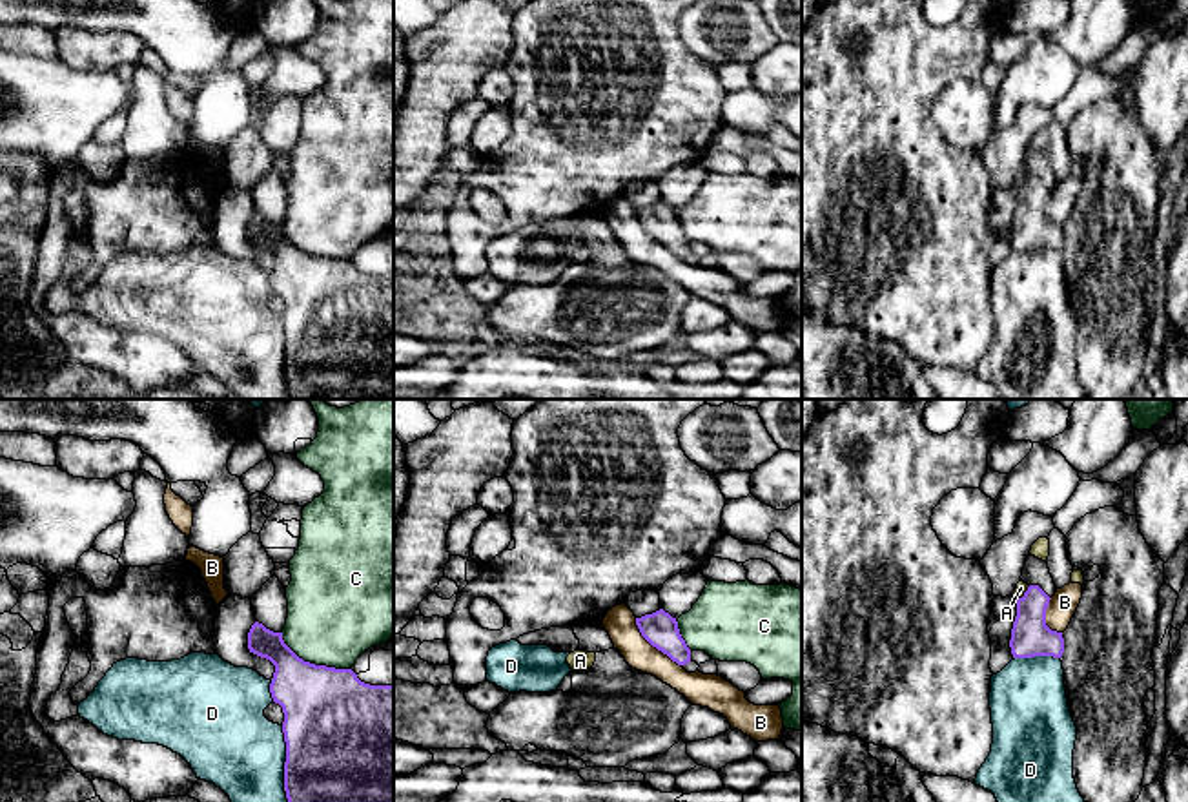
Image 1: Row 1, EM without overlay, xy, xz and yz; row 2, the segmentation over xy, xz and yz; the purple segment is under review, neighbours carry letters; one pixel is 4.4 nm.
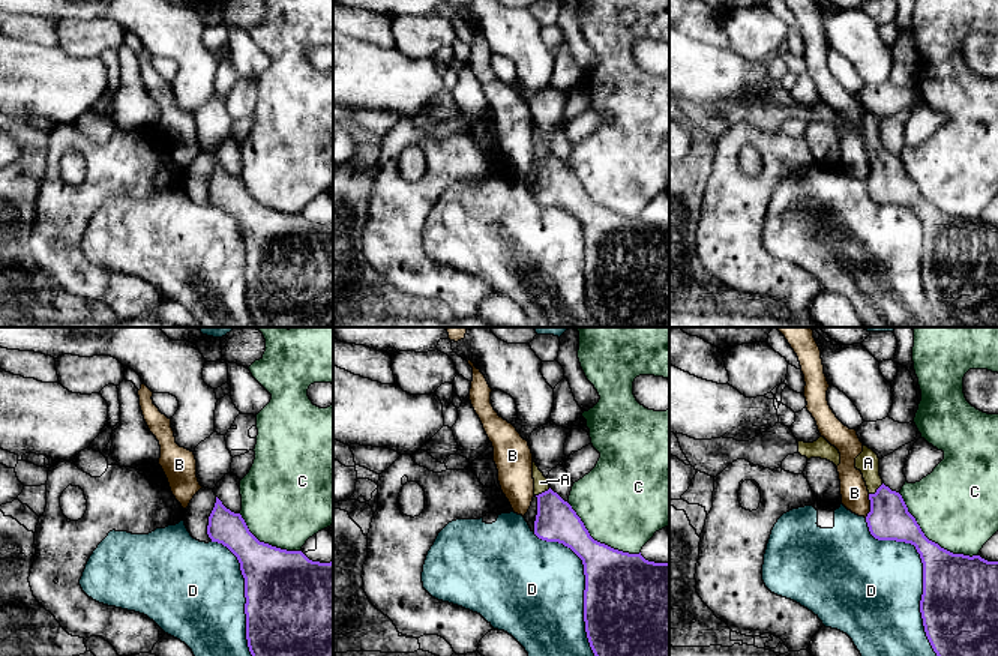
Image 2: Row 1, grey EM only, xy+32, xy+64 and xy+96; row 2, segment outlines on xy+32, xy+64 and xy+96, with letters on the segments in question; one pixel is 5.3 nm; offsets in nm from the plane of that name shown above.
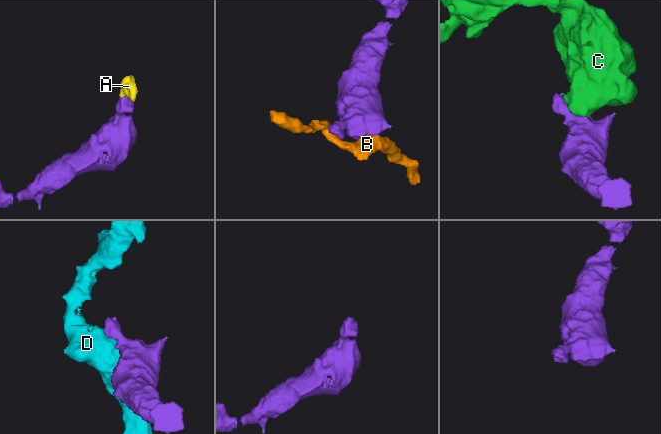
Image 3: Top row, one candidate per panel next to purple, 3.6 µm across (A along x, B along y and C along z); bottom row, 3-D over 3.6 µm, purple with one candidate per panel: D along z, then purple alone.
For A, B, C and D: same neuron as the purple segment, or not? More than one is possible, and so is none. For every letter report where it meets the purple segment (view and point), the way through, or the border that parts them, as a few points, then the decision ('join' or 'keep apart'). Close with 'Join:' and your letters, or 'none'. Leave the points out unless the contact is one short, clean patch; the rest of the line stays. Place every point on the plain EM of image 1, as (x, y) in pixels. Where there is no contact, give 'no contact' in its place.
A: contact yz (1024, 185); way yz (1030, 228), (1024, 185), (1021, 179); join
B: contact xz (653, 237); keep apart
C: contact xy (314, 256); keep apart
D: contact xy (285, 358); keep apart
Join: A

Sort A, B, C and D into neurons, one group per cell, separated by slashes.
A / B / C / D

